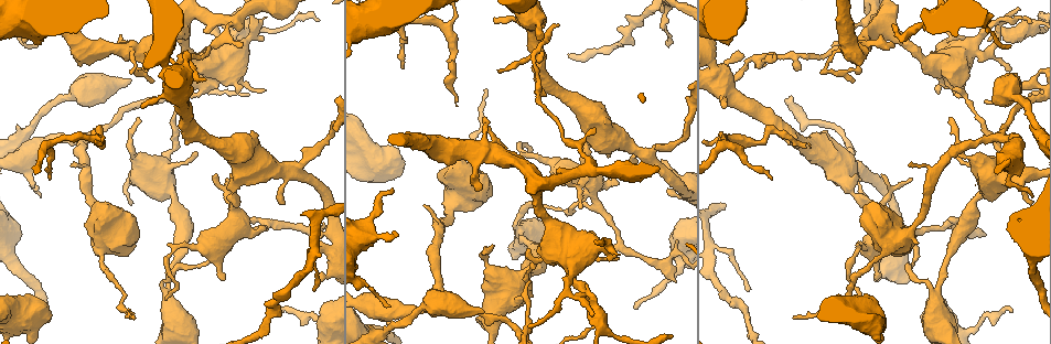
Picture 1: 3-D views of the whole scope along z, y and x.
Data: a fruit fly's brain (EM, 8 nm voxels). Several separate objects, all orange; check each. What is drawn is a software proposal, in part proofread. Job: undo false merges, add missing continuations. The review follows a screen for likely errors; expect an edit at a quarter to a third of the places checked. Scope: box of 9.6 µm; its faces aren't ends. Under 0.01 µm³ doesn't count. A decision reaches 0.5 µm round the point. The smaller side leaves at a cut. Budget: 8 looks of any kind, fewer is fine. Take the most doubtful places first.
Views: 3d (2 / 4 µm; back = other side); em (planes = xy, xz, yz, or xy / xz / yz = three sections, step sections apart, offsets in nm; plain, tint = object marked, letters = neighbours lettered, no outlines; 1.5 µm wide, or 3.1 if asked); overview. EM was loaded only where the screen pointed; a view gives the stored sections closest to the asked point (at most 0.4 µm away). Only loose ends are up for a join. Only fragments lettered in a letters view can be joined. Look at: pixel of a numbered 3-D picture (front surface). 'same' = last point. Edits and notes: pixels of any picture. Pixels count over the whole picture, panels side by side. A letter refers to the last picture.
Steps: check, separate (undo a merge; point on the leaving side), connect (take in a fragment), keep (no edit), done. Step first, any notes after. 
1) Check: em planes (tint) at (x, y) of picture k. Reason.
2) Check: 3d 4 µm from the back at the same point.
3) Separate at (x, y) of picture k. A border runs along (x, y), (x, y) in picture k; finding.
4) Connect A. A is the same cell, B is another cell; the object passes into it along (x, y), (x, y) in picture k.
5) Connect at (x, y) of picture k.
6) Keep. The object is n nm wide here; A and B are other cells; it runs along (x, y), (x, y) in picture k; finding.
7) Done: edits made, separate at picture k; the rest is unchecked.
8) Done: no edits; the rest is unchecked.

Check: em planes (letters) at (809, 146) of picture 1.

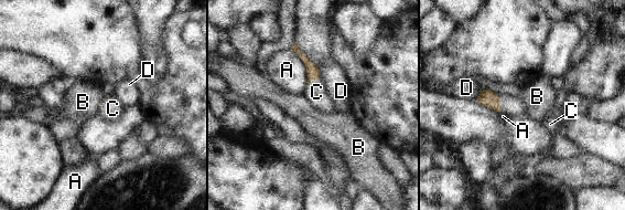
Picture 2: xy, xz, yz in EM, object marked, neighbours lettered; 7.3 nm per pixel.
Connect C. The longest contact is with A, 300 nm; C is the same cell, A, B and D are other cells; the object passes into it along (488, 98), (500, 105), (513, 106) in picture 2; the cell continues.

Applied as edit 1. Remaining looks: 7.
Check: overview.

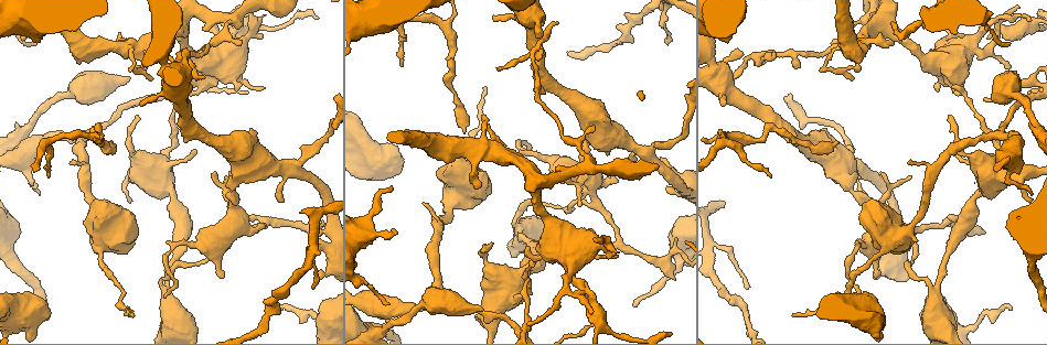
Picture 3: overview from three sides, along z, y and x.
Check: em xy step 8 (letters) at (666, 188) of picture 3.

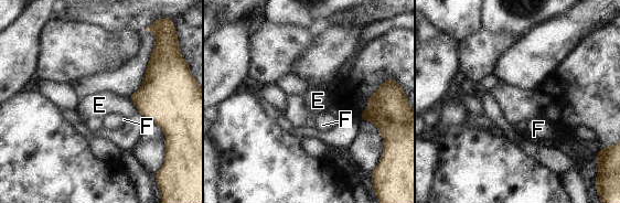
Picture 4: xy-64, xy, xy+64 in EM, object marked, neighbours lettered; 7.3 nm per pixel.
Check: em planes (letters) at the same point.

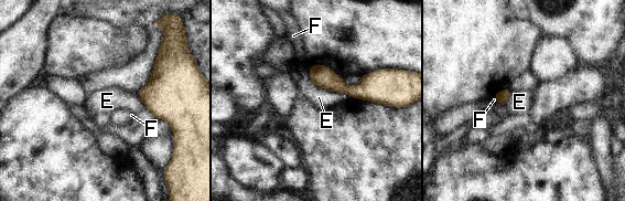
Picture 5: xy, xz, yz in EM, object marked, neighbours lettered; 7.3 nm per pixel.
Keep. The longest contact is with E, 360 nm; E and F are other cells; none of them fits.

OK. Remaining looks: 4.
Check: 3d 4 µm at (1010, 307) of picture 3. Free end.

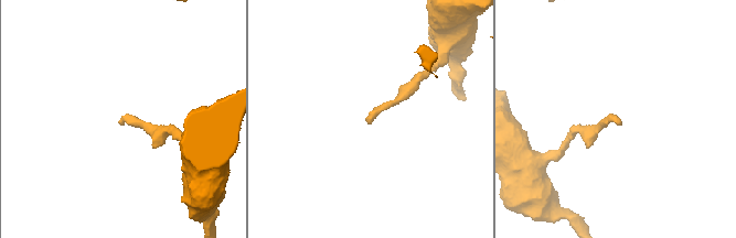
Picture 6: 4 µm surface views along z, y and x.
Check: em planes (letters) at (370, 124) of picture 6.

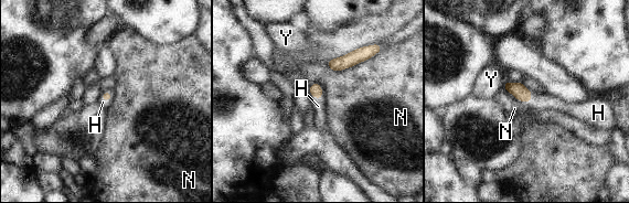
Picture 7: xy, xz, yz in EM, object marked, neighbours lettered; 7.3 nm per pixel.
Connect H. The object is 70 nm wide here; the longest contact is with N, 400 nm; H is the same cell, N and Y are other cells; it goes on there.

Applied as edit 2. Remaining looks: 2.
Done: edits made, connect at picture 2, connect at picture 7; the rest is unchecked.

